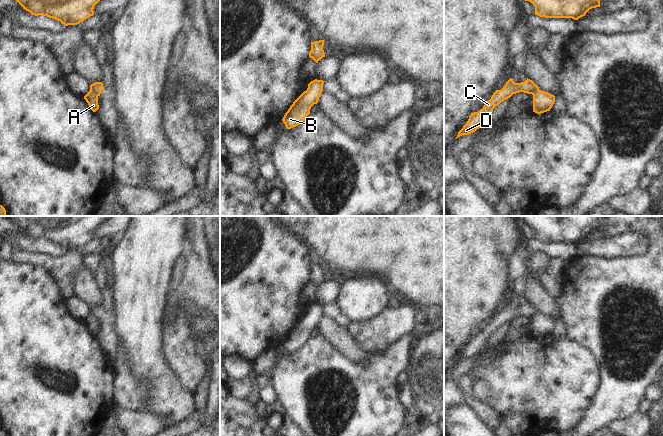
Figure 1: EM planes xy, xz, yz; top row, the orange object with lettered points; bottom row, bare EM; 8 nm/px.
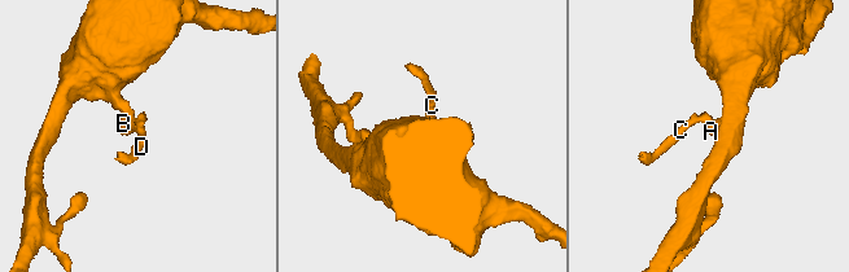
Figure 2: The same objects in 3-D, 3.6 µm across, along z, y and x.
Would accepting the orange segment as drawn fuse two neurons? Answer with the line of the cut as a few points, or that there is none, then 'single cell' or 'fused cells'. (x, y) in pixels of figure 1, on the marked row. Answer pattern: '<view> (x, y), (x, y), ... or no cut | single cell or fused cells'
xy (90, 89), (97, 96) | fused cells

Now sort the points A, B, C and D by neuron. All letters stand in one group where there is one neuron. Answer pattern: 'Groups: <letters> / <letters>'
Groups: A B / C D

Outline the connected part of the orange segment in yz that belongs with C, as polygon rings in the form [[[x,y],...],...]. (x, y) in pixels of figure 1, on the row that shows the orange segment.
[[[510,78],[501,90],[496,90],[493,93],[491,99],[486,101],[480,111],[471,113],[466,124],[458,132],[456,139],[462,135],[469,135],[479,129],[487,121],[493,109],[504,100],[510,98],[513,94],[524,92],[533,95],[538,90],[539,87],[528,78],[521,83],[515,83],[513,79]]]

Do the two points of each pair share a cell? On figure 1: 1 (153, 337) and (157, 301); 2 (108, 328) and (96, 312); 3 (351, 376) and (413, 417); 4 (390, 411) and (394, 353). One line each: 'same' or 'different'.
1: same
2: same
3: different
4: same

